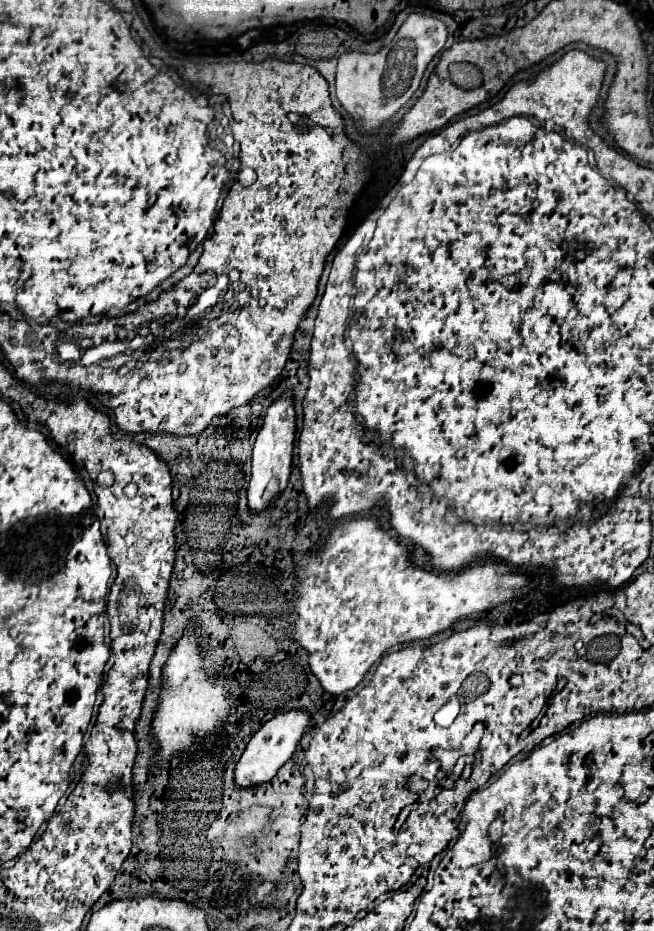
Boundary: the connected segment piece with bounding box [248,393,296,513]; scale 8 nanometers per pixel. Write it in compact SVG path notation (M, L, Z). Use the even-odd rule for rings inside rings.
M284 393L278 401L274 401L264 417L264 425L256 437L254 443L254 455L252 455L252 479L248 485L248 509L252 513L258 513L264 509L262 495L272 479L278 481L280 489L286 489L288 477L290 477L290 461L292 461L292 449L294 449L294 431L296 431L296 413L292 405L292 395Z

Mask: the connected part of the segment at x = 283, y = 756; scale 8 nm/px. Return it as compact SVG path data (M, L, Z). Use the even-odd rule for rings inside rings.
M286 711L282 715L276 715L276 719L266 721L258 729L258 733L250 739L250 743L246 745L246 751L242 753L236 765L236 771L234 771L236 783L240 787L252 787L252 785L270 781L278 773L278 769L294 755L310 721L312 721L312 715L306 715L306 711Z

